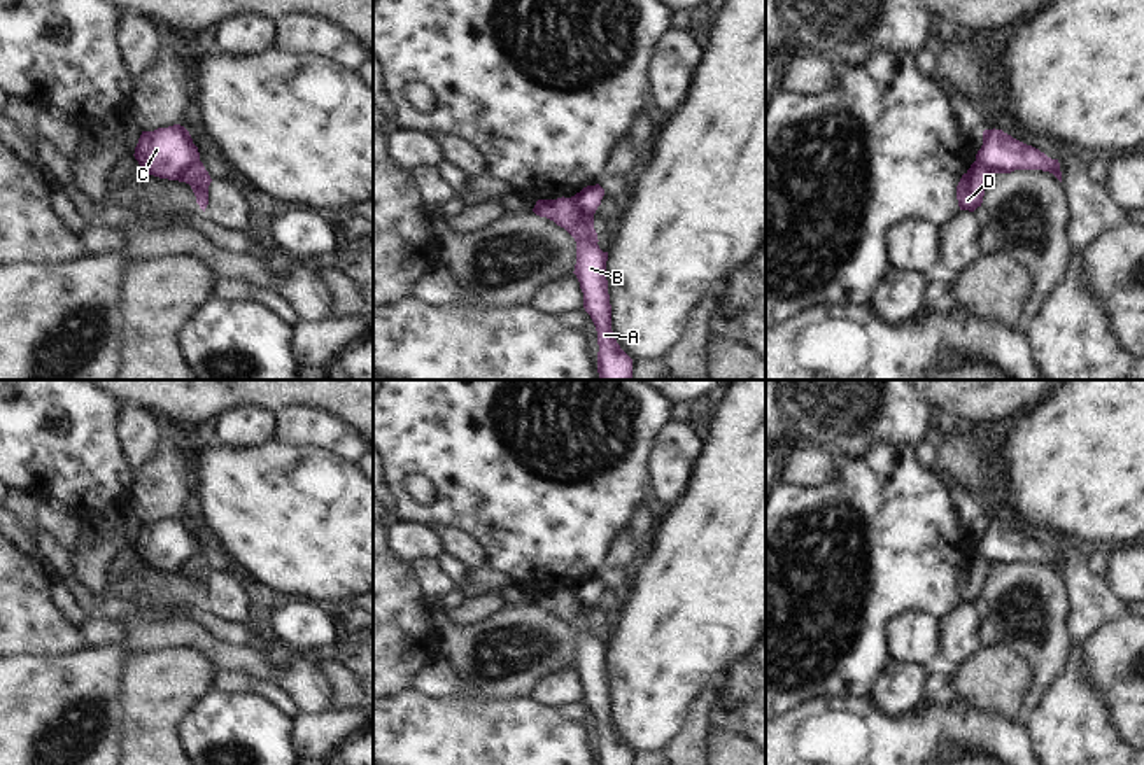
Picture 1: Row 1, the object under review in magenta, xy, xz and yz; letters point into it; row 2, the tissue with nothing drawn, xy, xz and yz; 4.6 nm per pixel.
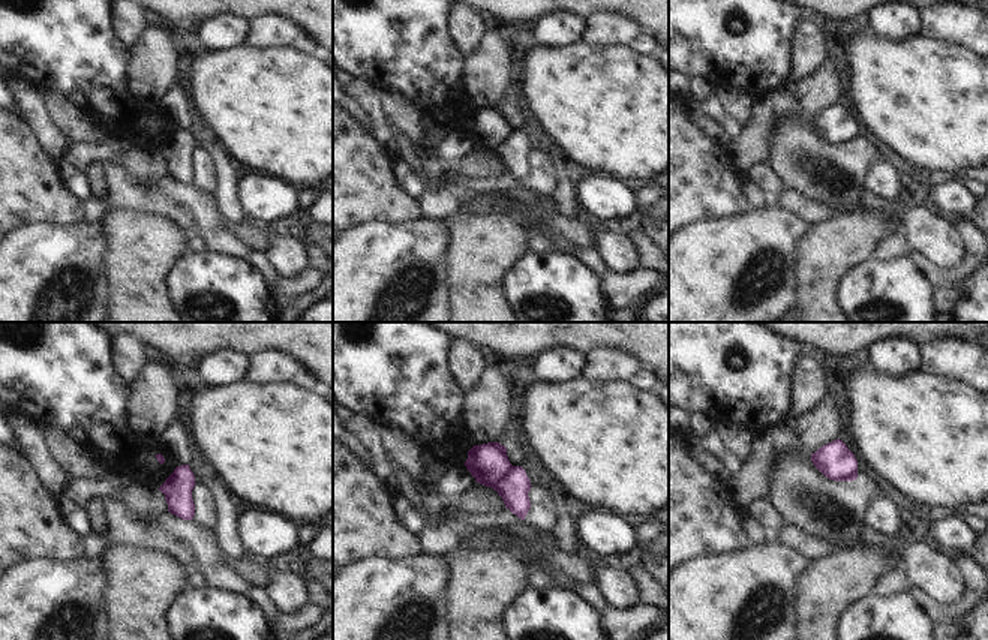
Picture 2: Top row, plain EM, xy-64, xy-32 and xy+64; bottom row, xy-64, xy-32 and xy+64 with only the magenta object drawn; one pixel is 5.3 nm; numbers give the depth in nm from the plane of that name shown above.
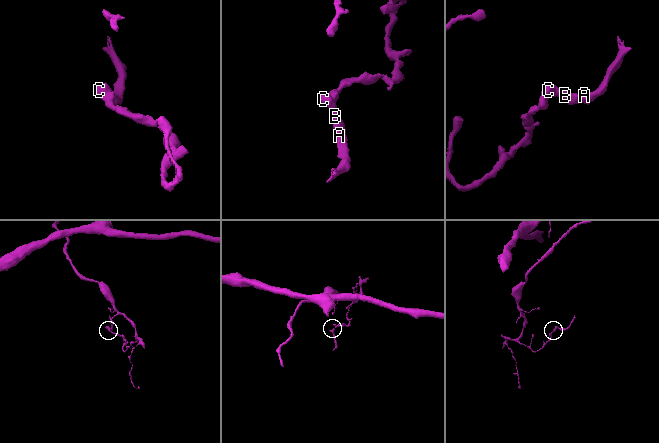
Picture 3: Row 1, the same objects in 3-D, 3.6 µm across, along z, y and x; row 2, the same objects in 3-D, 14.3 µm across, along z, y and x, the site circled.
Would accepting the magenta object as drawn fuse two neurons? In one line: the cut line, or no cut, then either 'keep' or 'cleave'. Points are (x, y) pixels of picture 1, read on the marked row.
cut xy (198, 160), (188, 165), (176, 179); cleave

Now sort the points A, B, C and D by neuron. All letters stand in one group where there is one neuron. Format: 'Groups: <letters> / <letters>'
Groups: A B C / D.

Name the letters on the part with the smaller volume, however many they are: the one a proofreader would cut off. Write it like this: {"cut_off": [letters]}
{"cut_off": ["A", "B", "C"]}

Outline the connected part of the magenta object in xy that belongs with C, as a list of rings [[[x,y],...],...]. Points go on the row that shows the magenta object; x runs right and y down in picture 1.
[[[180,124],[142,131],[133,156],[144,172],[168,180],[200,161],[198,147]]]

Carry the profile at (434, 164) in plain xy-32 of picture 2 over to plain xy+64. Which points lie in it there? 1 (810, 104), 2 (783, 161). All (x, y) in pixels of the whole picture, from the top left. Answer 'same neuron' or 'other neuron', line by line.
1: other neuron
2: other neuron

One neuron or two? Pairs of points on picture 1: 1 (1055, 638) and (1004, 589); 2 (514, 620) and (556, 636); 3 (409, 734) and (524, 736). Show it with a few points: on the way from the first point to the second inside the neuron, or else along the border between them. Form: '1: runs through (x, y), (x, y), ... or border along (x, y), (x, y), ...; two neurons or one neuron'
1: runs through (1043, 625), (1016, 599); one neuron
2: runs through (524, 631), (529, 636), (545, 636); one neuron
3: runs through (437, 736), (496, 736); one neuron

